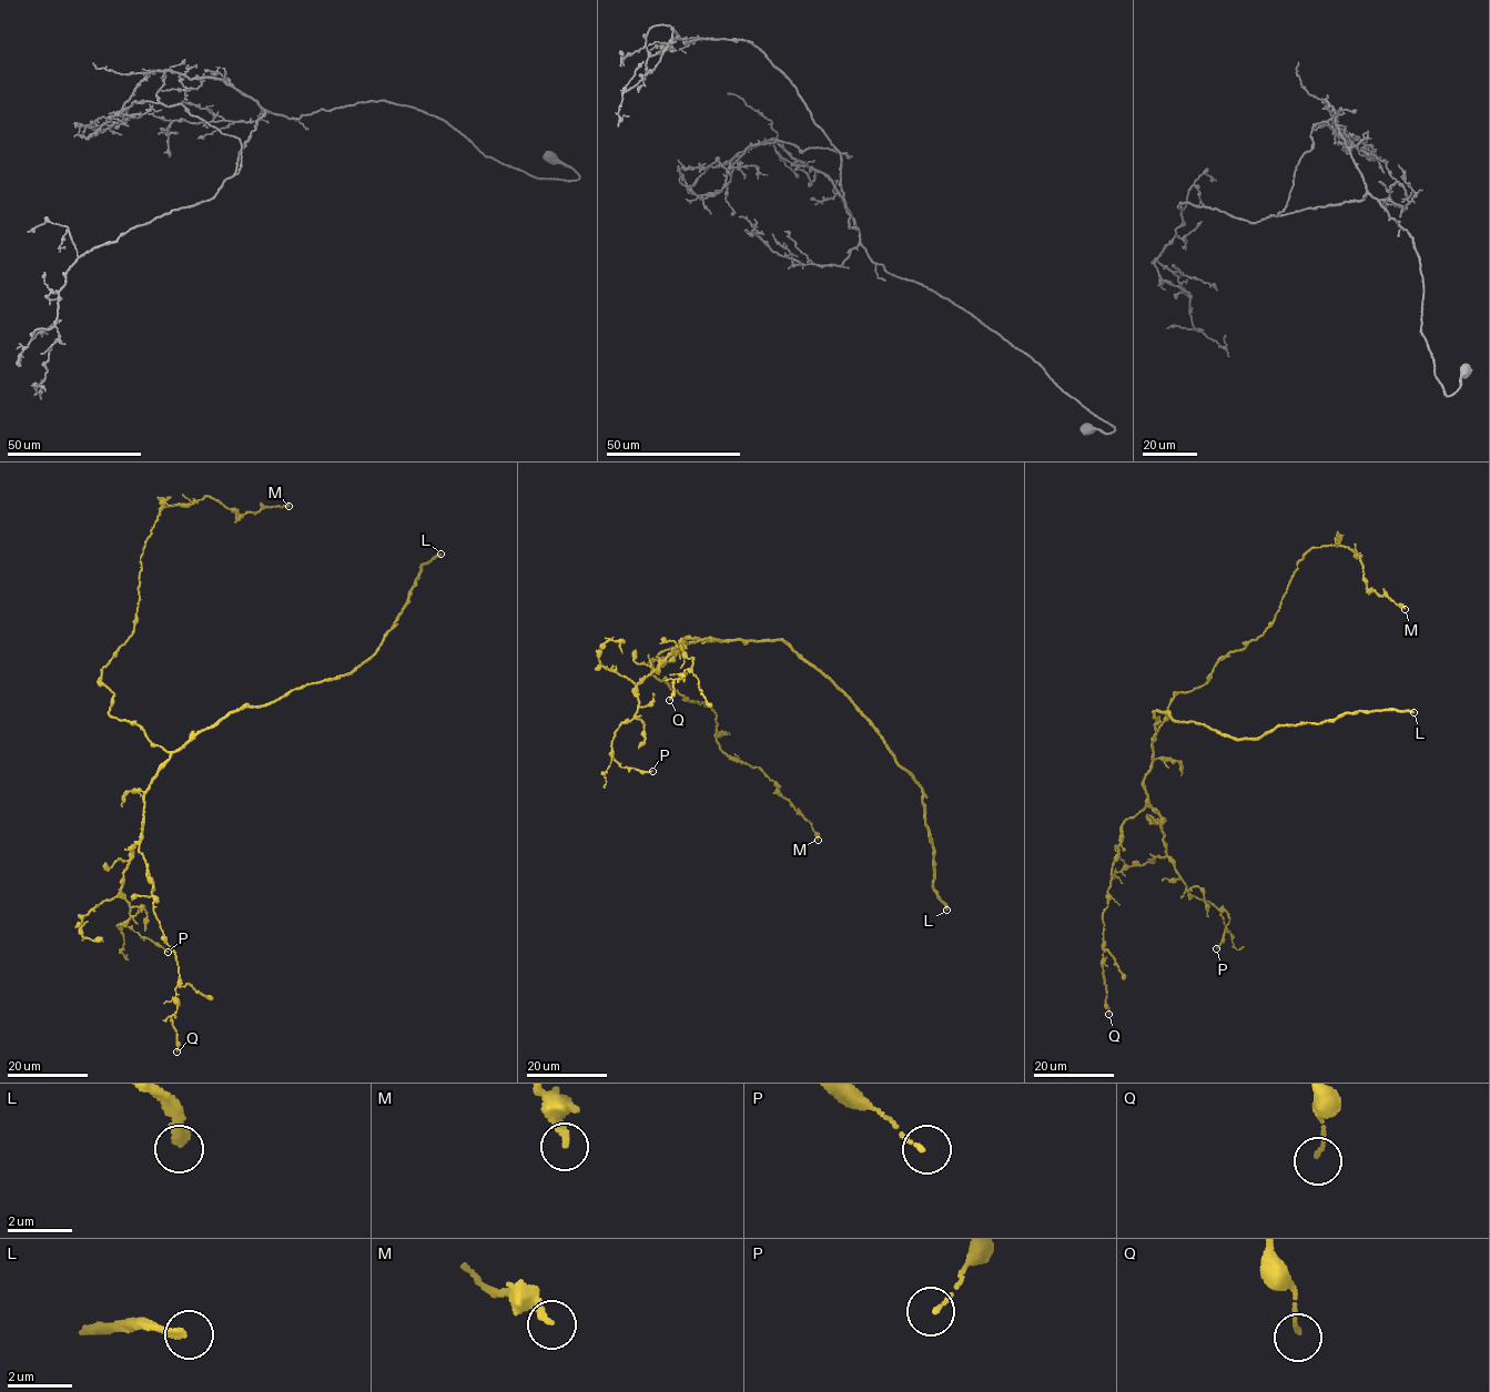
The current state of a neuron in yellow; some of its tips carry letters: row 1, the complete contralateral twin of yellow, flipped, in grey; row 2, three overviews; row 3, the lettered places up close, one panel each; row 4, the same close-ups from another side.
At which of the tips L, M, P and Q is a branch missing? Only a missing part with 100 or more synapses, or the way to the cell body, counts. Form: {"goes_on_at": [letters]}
{"goes_on_at": ["L"]}

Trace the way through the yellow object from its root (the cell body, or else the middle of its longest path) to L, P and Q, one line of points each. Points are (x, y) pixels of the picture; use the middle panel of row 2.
L: (697, 639), (779, 639), (844, 693), (921, 788), (933, 846), (933, 890), (946, 910)
P: (697, 639), (720, 640), (683, 641), (645, 676), (634, 719), (614, 734), (612, 757), (620, 766), (652, 771)
Q: (697, 639), (720, 640), (683, 641), (673, 652), (679, 641), (692, 663), (672, 683), (669, 700)

